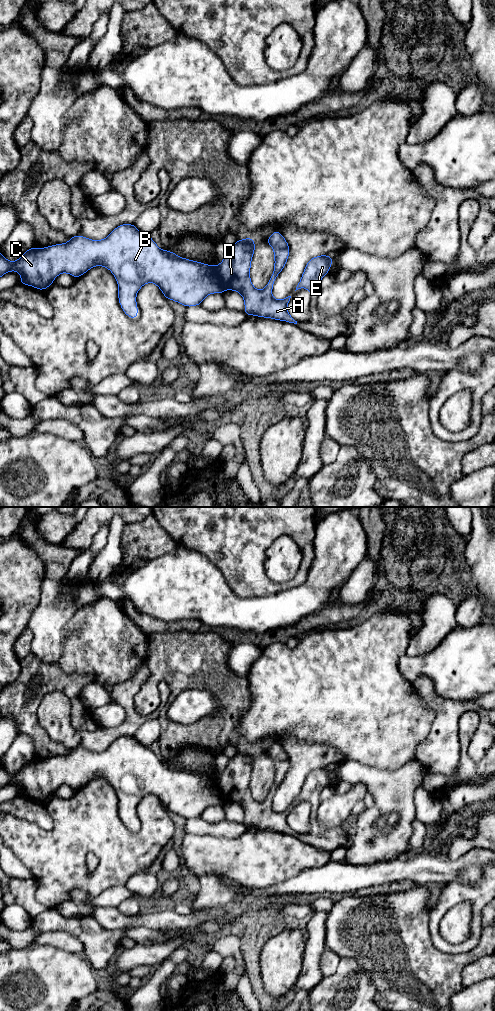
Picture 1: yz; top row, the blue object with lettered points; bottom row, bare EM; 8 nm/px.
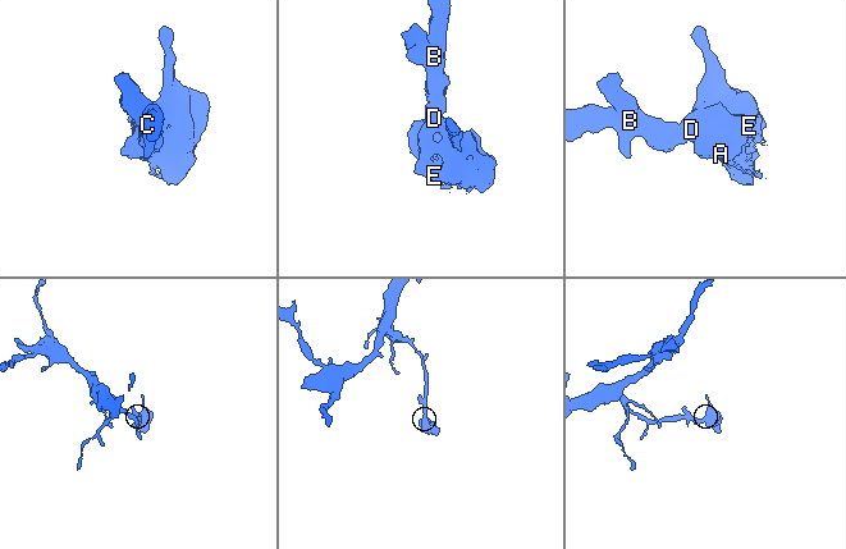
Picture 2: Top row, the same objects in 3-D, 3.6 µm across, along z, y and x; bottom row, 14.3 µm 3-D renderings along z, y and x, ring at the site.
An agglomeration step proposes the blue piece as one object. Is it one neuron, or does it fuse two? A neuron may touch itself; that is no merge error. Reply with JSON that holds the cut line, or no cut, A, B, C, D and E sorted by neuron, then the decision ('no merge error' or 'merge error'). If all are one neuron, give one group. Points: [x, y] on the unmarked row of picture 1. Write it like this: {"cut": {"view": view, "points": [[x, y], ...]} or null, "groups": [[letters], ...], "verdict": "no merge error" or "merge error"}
{"cut": {"view": "yz", "points": [[214, 779], [220, 794], [226, 800]]}, "groups": [["A", "D", "E"], ["B", "C"]], "verdict": "merge error"}

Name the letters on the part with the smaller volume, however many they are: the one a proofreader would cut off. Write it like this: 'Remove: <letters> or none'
Remove: A, D, E

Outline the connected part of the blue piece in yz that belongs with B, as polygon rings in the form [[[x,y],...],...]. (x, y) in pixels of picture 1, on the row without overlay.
[[[121,736],[102,752],[91,752],[76,747],[67,755],[45,760],[33,758],[13,774],[7,772],[0,764],[0,789],[10,783],[17,783],[21,787],[20,796],[32,798],[40,803],[51,799],[54,791],[61,785],[79,790],[95,778],[103,778],[112,784],[118,795],[119,816],[124,825],[132,831],[138,829],[136,807],[140,800],[149,794],[157,797],[167,812],[171,811],[185,819],[201,817],[207,807],[223,806],[226,802],[213,777],[161,762],[150,747],[141,745],[134,736]]]

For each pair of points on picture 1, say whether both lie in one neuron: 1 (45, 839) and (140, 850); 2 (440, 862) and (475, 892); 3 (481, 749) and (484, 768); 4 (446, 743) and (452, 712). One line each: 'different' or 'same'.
1: same
2: different
3: different
4: same

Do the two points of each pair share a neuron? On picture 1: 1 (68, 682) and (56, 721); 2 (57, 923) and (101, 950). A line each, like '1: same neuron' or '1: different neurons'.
1: different neurons
2: same neuron

